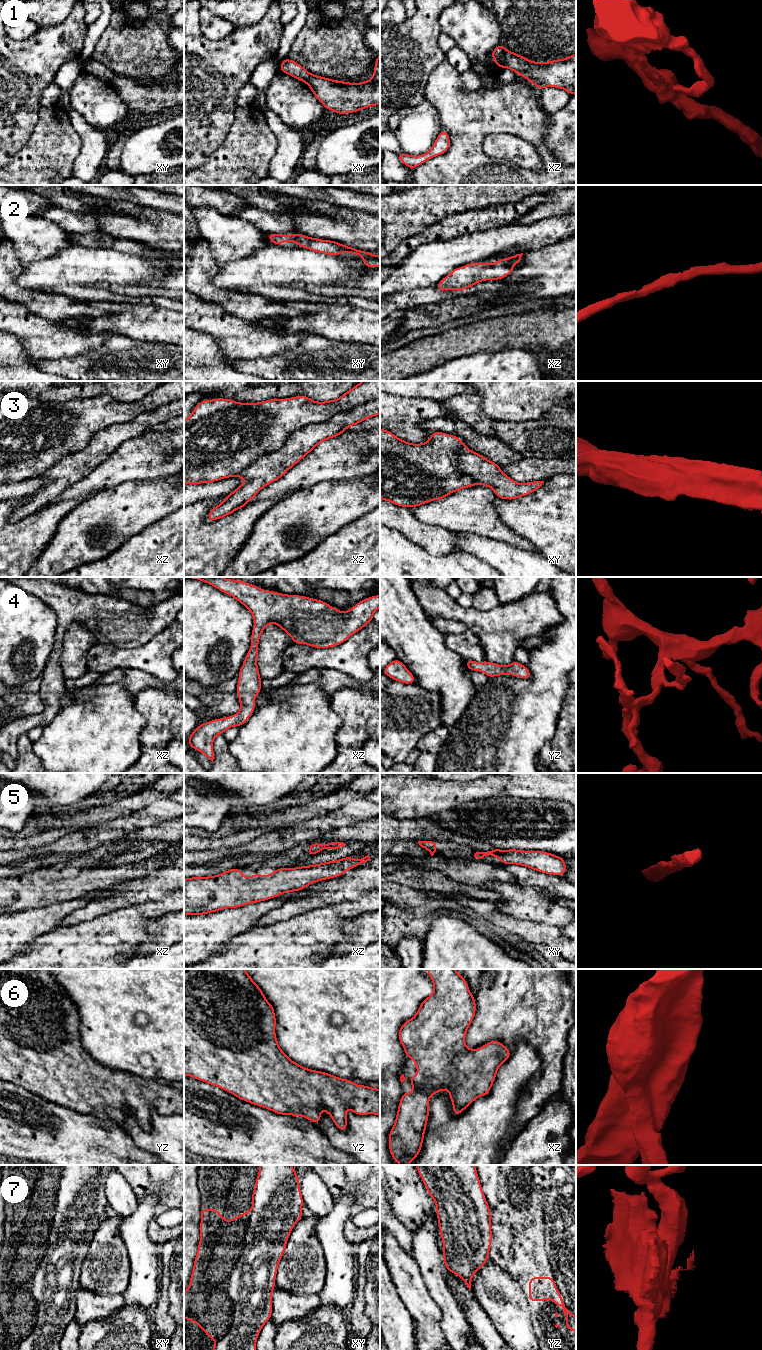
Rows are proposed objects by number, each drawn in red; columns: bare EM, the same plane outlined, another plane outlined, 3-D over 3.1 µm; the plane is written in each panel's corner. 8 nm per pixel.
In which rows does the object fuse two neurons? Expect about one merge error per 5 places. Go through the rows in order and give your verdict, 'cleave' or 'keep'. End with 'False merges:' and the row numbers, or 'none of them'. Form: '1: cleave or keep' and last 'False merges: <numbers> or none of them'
1: cleave
2: keep
3: cleave
4: keep
5: keep
6: keep
7: keep
False merges: 1, 3

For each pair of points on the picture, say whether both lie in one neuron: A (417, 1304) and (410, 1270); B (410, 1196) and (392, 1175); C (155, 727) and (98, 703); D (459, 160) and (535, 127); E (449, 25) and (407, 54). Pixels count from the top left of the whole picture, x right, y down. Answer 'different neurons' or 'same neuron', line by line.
A: same neuron
B: same neuron
C: different neurons
D: same neuron
E: different neurons

